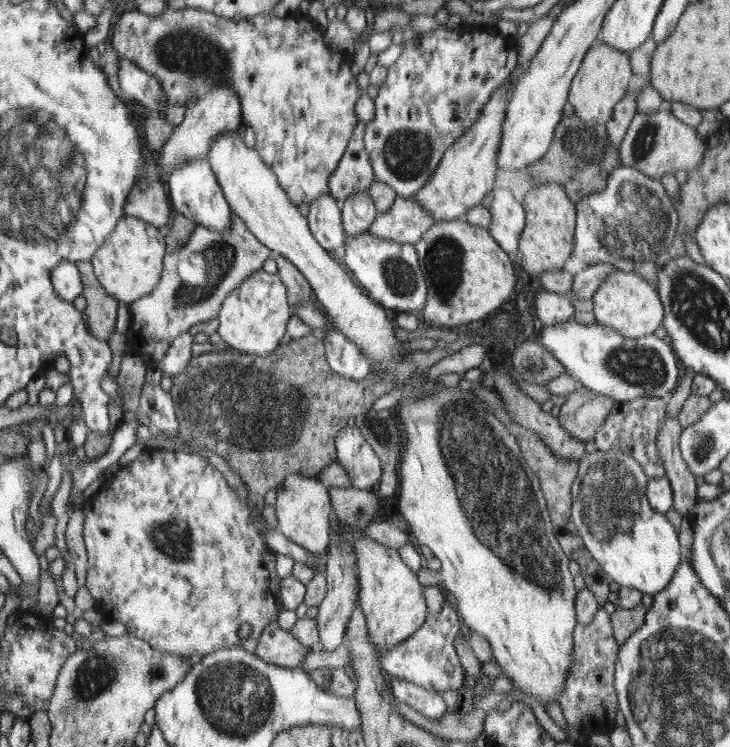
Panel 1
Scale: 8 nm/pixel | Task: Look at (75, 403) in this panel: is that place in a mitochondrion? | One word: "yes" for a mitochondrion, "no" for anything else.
no

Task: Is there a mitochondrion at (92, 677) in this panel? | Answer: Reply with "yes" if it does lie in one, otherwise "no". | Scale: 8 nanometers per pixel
yes

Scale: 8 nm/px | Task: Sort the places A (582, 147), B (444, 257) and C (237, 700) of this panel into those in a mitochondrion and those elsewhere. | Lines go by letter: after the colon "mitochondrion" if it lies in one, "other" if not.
A: mitochondrion
B: mitochondrion
C: mitochondrion

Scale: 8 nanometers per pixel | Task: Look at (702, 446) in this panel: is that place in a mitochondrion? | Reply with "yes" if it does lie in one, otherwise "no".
yes

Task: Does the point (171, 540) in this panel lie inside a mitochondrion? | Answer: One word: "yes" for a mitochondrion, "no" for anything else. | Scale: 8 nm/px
yes

